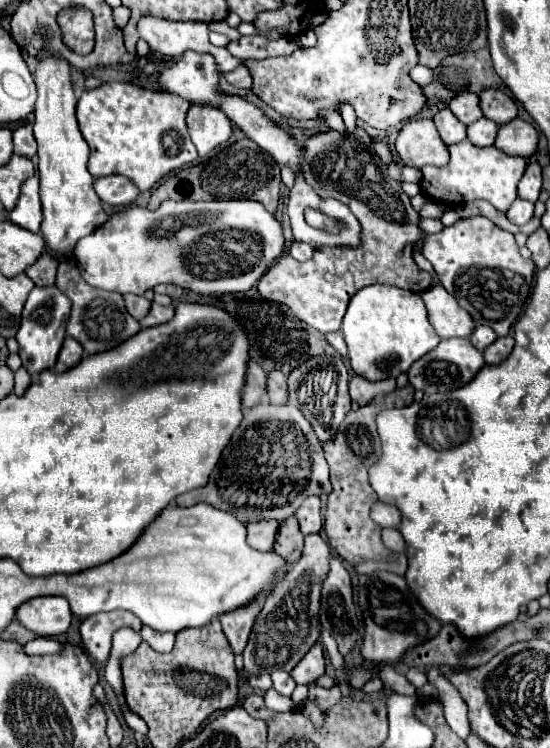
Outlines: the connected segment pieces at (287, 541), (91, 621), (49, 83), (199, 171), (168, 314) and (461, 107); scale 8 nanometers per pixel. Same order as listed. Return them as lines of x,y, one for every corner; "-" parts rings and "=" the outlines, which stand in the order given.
292,516
290,520
282,522
282,530
278,532
274,552
286,558
288,564
292,564
302,556
302,548
304,548
304,536
298,528
298,520
=
114,610
110,614
94,614
86,618
80,626
82,644
88,652
88,656
94,662
106,662
112,646
112,634
118,628
132,628
134,632
140,632
140,622
134,618
134,614
124,610
=
58,56
42,58
36,70
38,102
34,110
34,138
38,142
38,174
40,174
40,200
42,200
42,236
46,246
60,254
72,256
80,238
92,234
106,214
100,198
92,188
94,178
86,170
88,144
82,138
76,122
76,98
70,82
70,64
=
242,138
226,148
222,148
216,156
212,156
204,164
186,166
178,174
170,176
164,184
160,184
148,202
150,210
156,210
164,200
256,200
274,214
278,208
280,196
280,166
274,158
256,146
256,142
=
152,302
152,308
150,312
140,320
142,326
156,326
156,324
162,324
166,320
170,320
174,316
174,306
162,306
158,302
=
472,92
456,94
456,96
450,100
448,108
450,108
452,114
454,114
460,122
464,122
466,126
472,124
472,122
476,122
478,118
482,118
482,110
480,110
480,106
478,106
478,96
472,94

